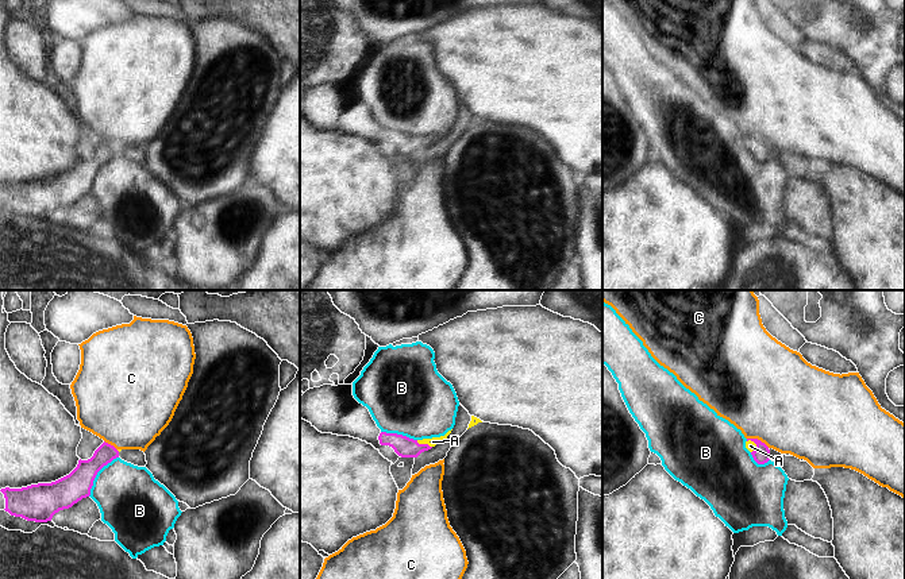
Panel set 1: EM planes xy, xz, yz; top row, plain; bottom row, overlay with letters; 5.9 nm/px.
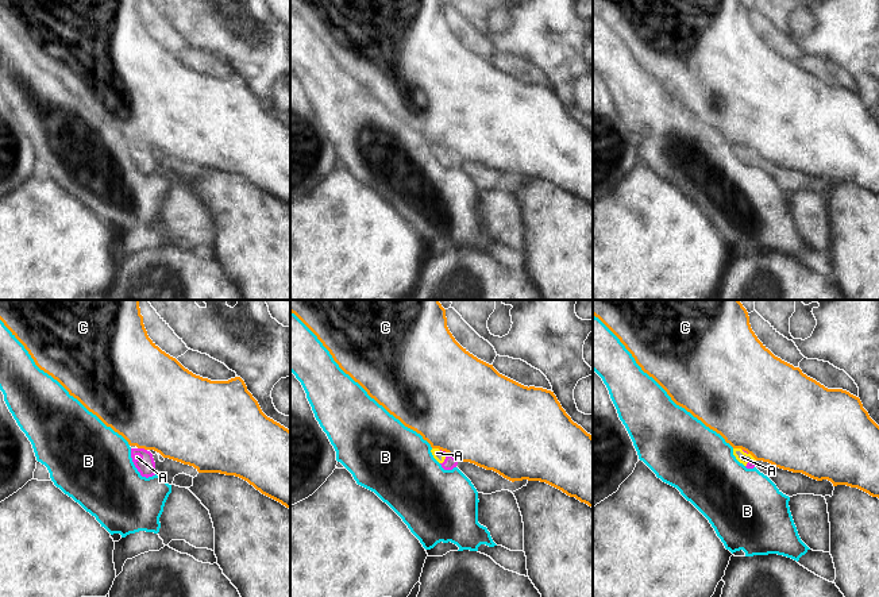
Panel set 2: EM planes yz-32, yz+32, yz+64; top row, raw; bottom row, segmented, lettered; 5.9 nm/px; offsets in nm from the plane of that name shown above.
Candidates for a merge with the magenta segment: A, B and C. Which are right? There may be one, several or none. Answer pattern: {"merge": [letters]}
{"merge": ["A"]}

